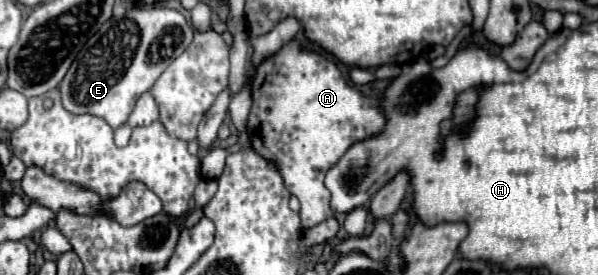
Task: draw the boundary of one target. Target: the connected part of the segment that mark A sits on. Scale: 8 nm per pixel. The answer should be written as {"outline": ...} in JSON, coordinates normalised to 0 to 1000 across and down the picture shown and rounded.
{"outline":[[[483,149],[467,193],[457,207],[446,207],[423,287],[423,396],[416,418],[416,469],[420,469],[420,527],[423,542],[457,585],[477,658],[477,680],[483,702],[490,702],[503,738],[503,811],[507,825],[523,825],[550,789],[557,789],[557,767],[550,753],[550,695],[540,673],[543,629],[557,593],[567,585],[574,549],[587,535],[587,520],[597,520],[600,505],[610,505],[614,491],[627,491],[640,476],[644,433],[634,411],[630,389],[617,382],[610,389],[610,353],[594,316],[580,309],[570,258],[557,222],[547,222],[533,193],[503,185],[493,149]]]}

